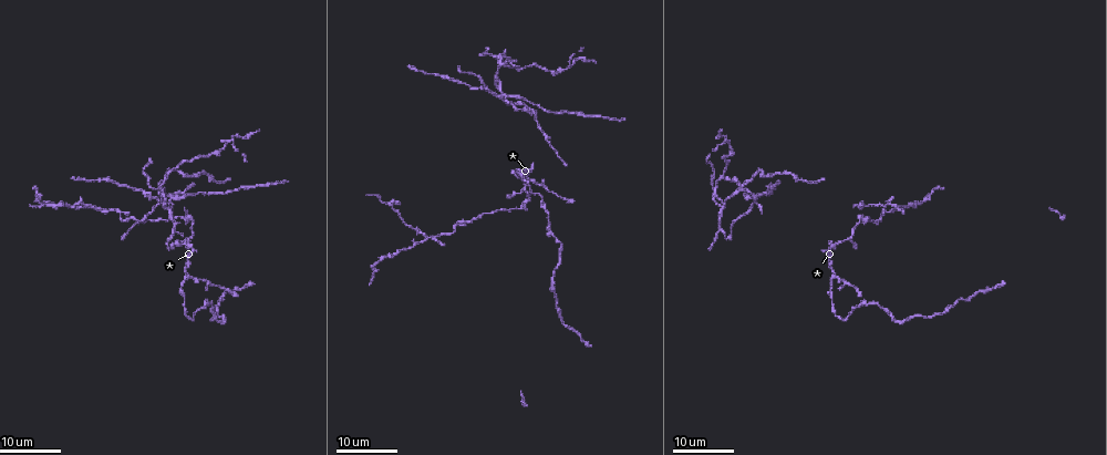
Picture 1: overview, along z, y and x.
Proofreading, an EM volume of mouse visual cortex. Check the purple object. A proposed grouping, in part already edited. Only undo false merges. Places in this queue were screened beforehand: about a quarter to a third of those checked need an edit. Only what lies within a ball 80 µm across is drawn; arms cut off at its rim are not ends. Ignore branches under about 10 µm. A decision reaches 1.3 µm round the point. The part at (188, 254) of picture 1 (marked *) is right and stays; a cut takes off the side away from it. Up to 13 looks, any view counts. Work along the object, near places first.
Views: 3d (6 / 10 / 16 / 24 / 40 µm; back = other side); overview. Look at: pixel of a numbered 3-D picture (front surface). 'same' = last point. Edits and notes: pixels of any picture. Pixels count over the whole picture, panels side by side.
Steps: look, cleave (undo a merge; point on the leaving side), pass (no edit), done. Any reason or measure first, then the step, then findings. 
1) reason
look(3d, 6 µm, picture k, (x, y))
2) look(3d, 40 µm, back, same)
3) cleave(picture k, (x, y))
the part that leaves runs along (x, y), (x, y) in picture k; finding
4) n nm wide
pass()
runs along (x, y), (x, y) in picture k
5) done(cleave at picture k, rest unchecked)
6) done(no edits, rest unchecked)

look(3d, 16 µm, picture 1, (190, 217))

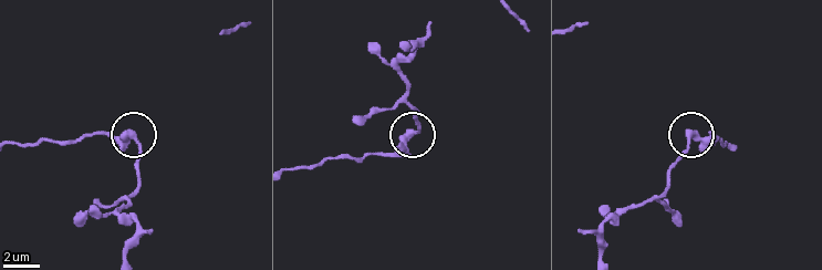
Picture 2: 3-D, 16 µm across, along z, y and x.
look(3d, 6 µm, picture 2, (411, 132))

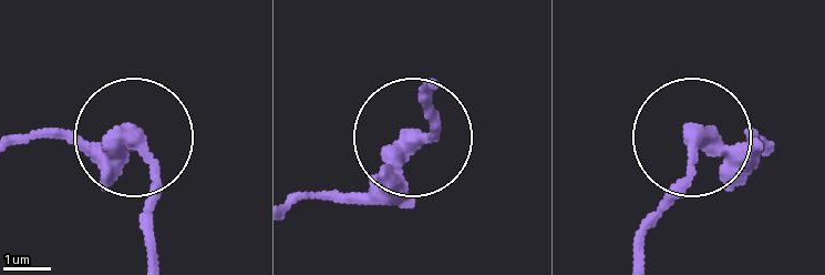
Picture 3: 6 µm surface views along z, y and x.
pass()
runs along (148, 253), (148, 158), (136, 138), (18, 134) in picture 3; all the same neuron

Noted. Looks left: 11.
a narrow waist
look(3d, 16 µm, picture 1, (176, 171))

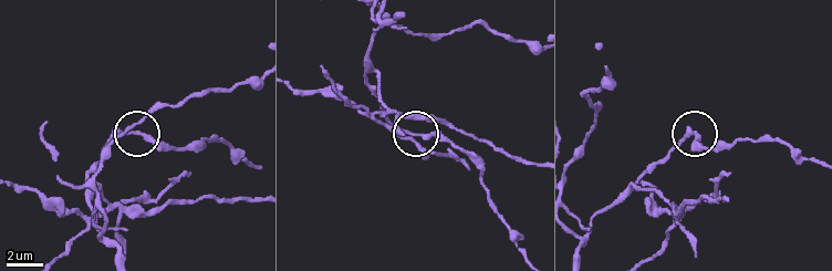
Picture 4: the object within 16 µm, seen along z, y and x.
look(3d, 10 µm, picture 4, (413, 132))

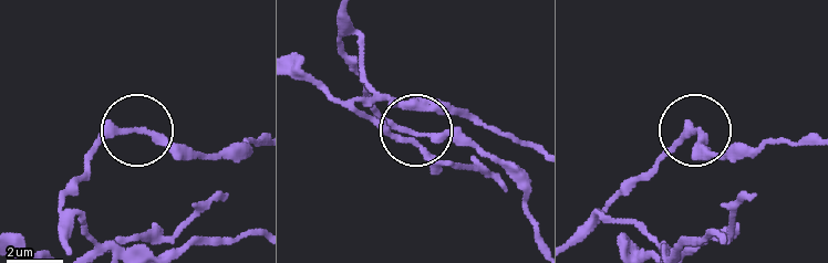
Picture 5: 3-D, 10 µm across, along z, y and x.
pass()
one neuron here

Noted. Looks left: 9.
four or more arms meet
look(3d, 24 µm, picture 1, (504, 93))

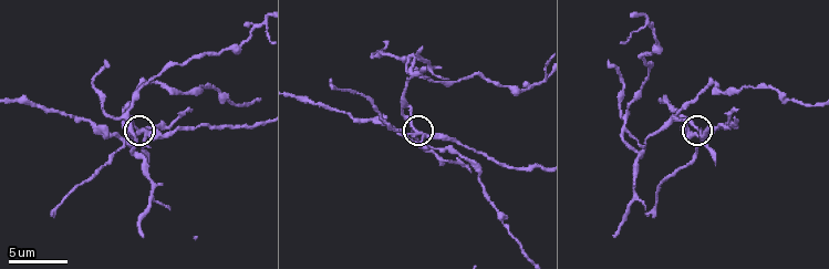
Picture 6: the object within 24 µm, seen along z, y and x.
zoom in
look(3d, 6 µm, picture 6, (418, 134))

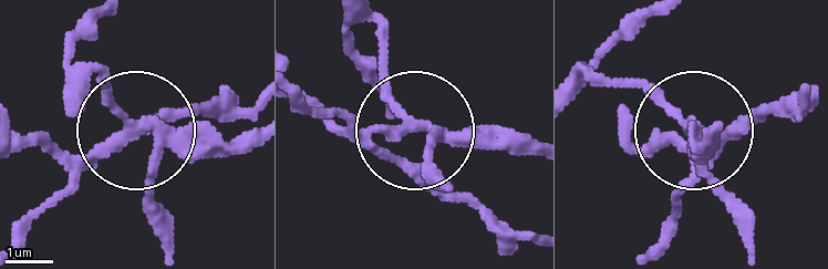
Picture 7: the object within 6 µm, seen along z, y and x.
side arm 19 µm
cleave(picture 7, (215, 151))
the part that leaves runs along (151, 124), (254, 136) in picture 7; a second neuron is stuck on

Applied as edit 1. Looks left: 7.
thin arm on a thick one
look(3d, 16 µm, picture 1, (185, 240))

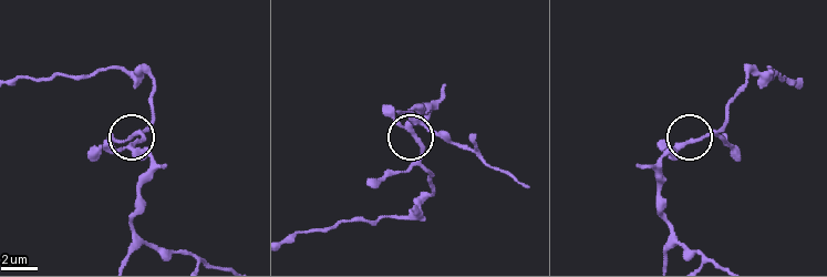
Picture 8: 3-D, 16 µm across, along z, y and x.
zoom in
look(3d, 6 µm, picture 8, (416, 137))

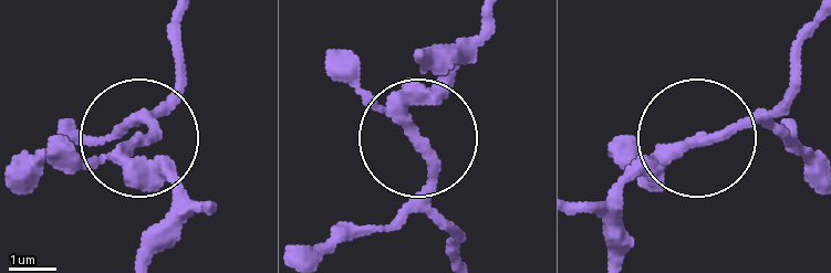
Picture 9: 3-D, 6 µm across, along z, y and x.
220 nm wide
pass()
runs along (612, 226), (635, 175), (683, 143), (767, 118), (798, 91) in picture 9; continuous, no second neuron

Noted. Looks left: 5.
side arm on a straight run
look(3d, 24 µm, picture 1, (427, 237))

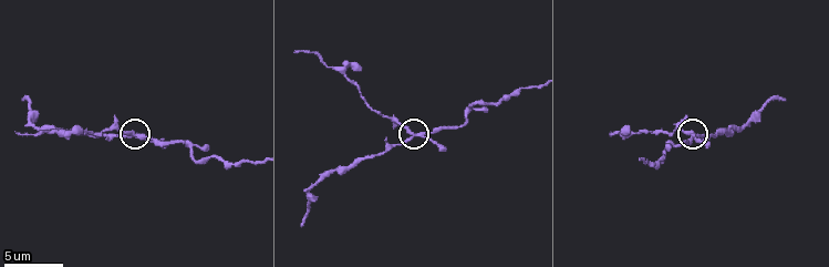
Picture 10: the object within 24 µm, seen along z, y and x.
look(3d, 6 µm, picture 10, (409, 136))

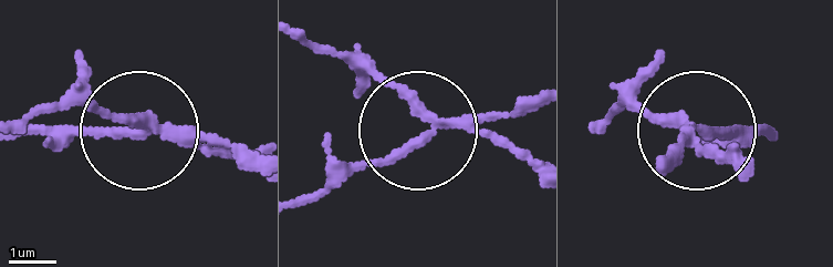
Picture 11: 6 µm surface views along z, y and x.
220 nm wide
cleave(picture 11, (511, 144))
the part that leaves runs along (445, 124), (306, 44) in picture 11; a second neuron is stuck on

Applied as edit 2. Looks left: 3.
look(overview)

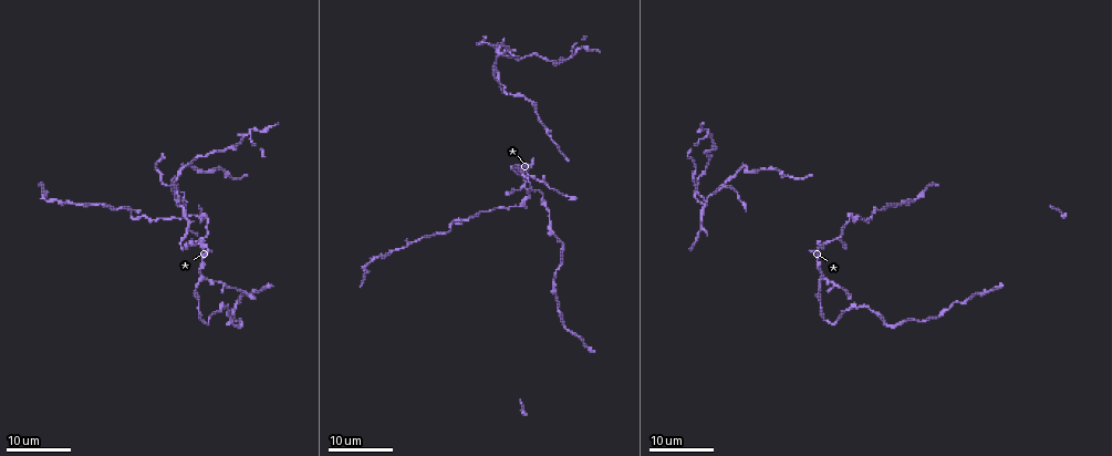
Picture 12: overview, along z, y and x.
looks like a crossing
look(3d, 24 µm, picture 12, (176, 204))

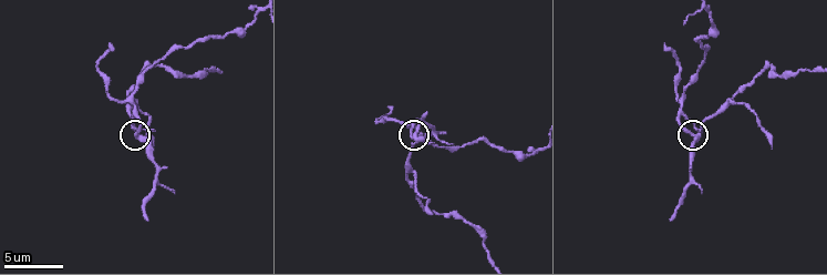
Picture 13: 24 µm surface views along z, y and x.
look(3d, 6 µm, picture 13, (692, 136))

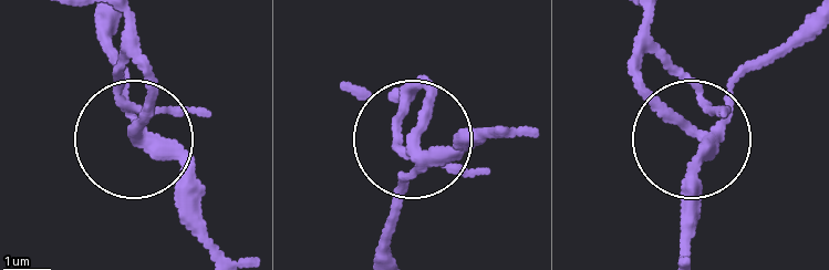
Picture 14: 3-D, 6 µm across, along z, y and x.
5 arms
pass()
runs along (798, 23), (691, 126), (703, 154), (691, 246) in picture 14; continuous, no second neuron

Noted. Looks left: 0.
done(cleave at picture 7, cleave at picture 11, rest unchecked)

